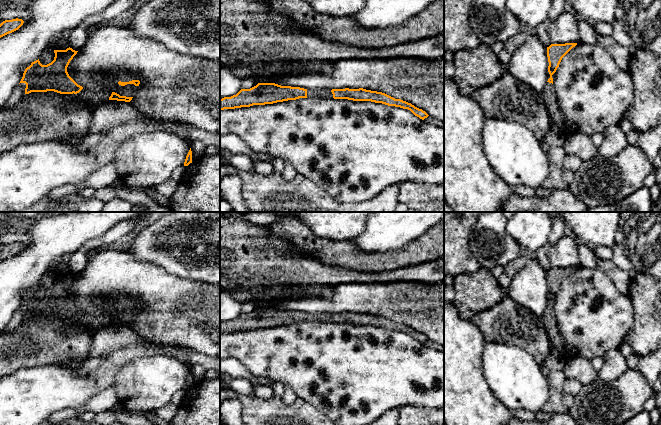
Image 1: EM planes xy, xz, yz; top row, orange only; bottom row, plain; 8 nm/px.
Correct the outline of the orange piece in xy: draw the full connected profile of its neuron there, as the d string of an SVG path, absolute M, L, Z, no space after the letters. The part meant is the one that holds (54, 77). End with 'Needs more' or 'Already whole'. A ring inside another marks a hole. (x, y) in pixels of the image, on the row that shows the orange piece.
M72 48L54 50L54 60L42 65L38 60L31 63L23 73L20 83L25 83L25 94L31 92L54 91L60 94L71 94L92 108L92 111L103 102L117 100L130 102L133 97L120 96L108 89L96 86L93 89L78 85L68 74L67 67L78 51Z. Needs more

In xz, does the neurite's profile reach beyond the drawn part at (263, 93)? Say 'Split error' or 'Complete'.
Split error

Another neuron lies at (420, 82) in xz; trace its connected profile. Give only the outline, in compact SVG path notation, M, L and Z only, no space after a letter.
M444 58L343 59L332 65L331 72L285 73L271 78L281 86L304 89L359 89L385 93L422 109L429 116L444 122Z

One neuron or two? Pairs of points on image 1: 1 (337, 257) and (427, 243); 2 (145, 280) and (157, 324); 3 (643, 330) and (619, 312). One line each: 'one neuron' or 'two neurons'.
1: one neuron
2: one neuron
3: two neurons

